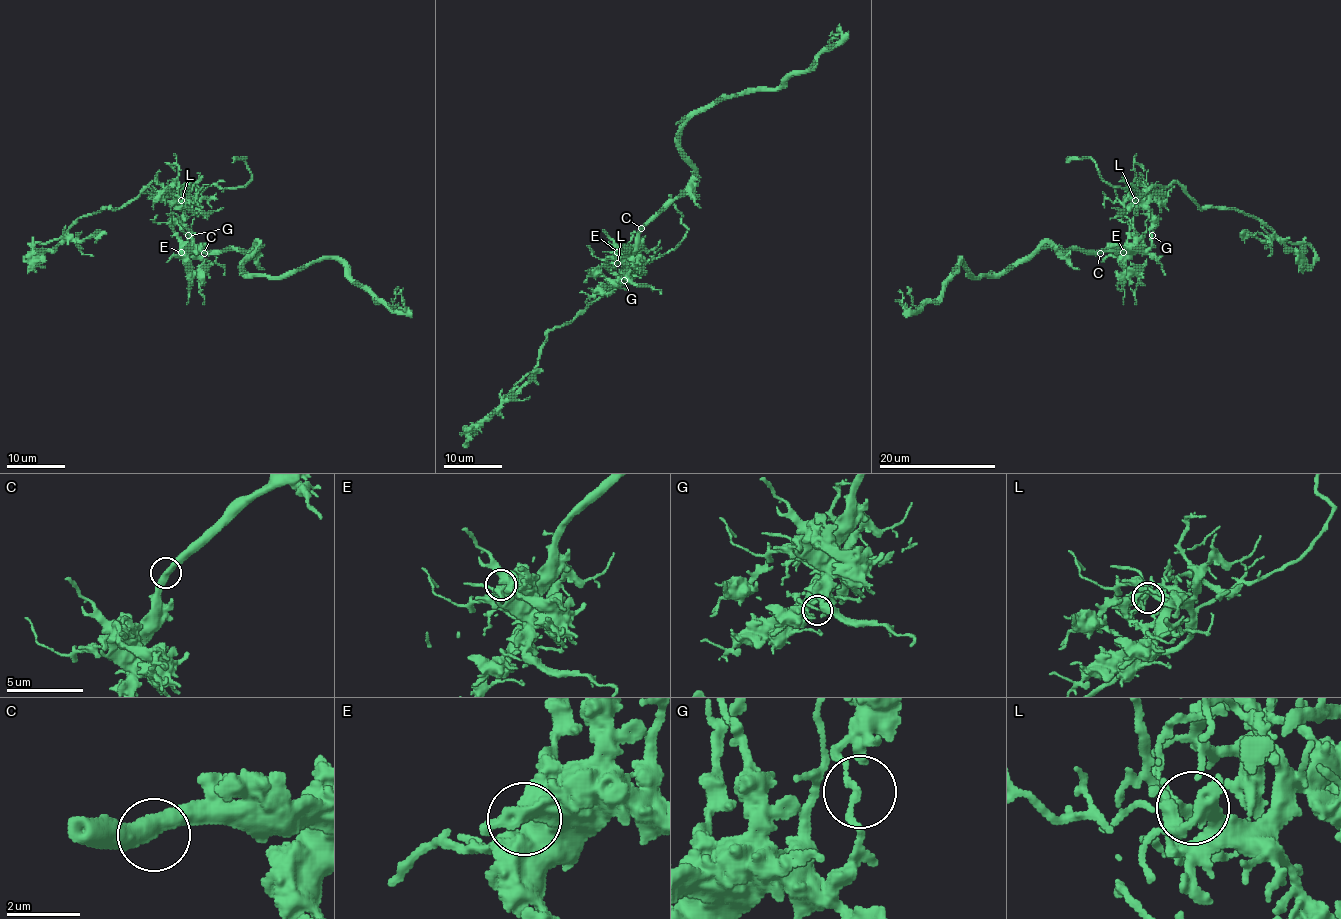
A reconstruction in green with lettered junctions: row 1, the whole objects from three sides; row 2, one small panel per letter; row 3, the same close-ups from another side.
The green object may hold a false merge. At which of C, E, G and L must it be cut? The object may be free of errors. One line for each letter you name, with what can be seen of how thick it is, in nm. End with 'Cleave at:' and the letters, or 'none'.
G: calibre 160 nm
Cleave at: G

